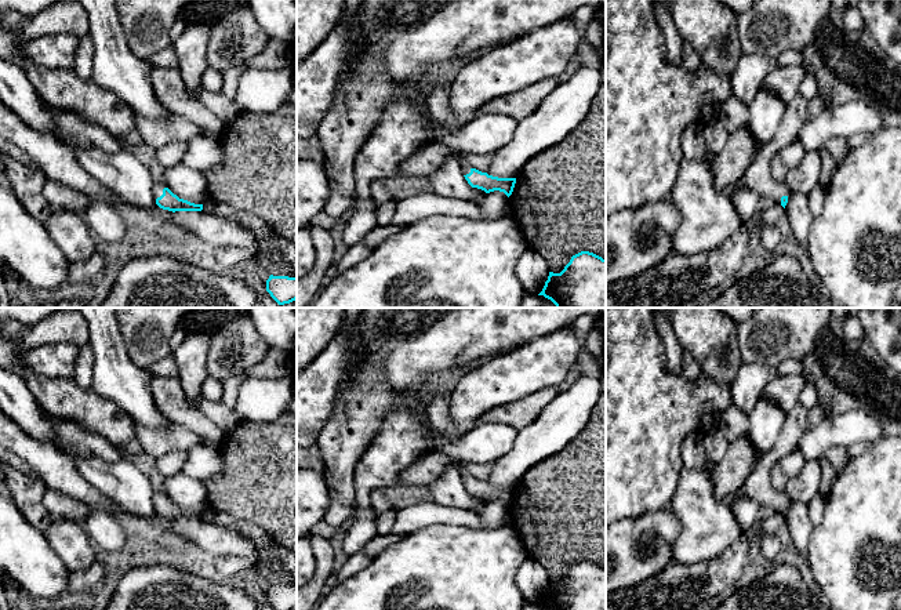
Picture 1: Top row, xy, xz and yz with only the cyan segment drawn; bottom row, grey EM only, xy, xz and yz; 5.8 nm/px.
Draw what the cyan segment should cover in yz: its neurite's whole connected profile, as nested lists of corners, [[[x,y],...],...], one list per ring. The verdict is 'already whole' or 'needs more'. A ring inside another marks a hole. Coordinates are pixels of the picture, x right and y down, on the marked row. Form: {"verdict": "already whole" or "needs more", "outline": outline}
{"verdict": "needs more", "outline": [[[798,94],[786,105],[786,110],[773,141],[760,149],[744,174],[735,182],[726,186],[723,193],[731,196],[741,188],[748,188],[756,192],[760,197],[766,196],[773,199],[785,208],[789,189],[784,182],[775,181],[771,177],[770,163],[782,148],[798,141],[798,134],[806,121],[807,99]]]}

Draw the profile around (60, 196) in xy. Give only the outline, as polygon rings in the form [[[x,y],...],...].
[[[47,179],[43,188],[43,196],[54,211],[62,210],[69,213],[87,211],[92,200],[84,193],[57,181]]]

